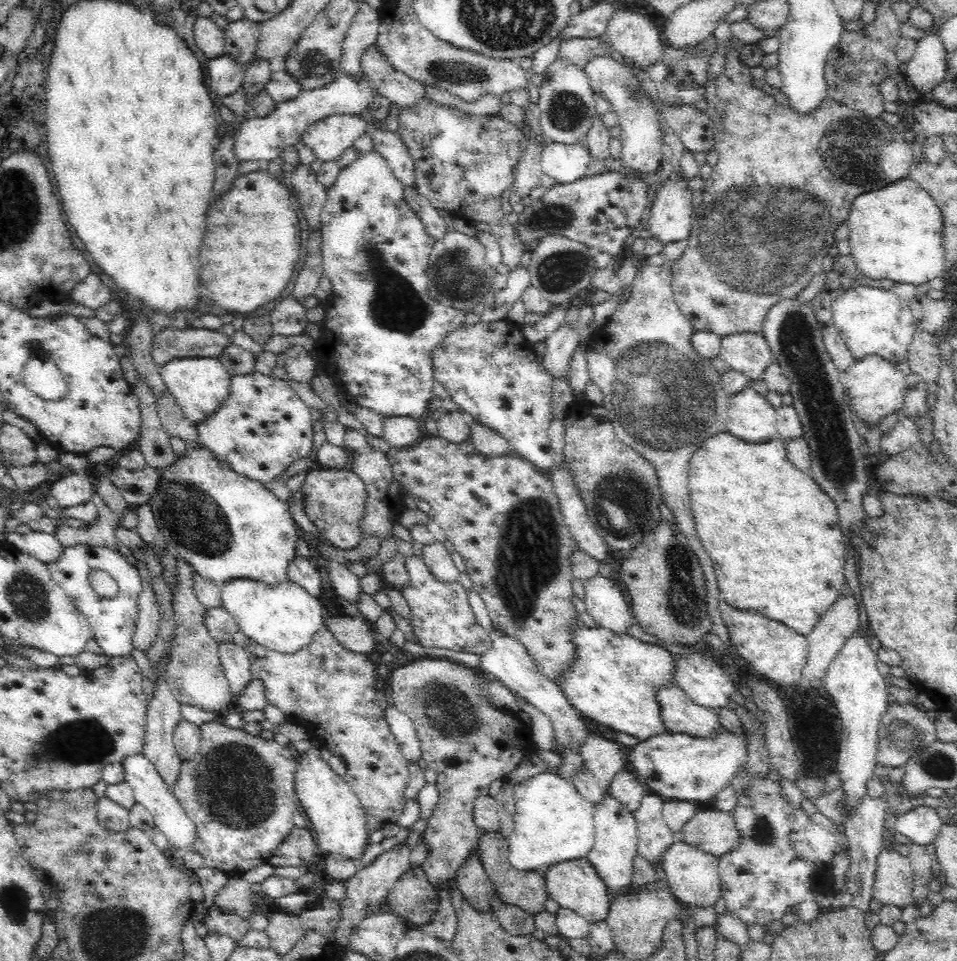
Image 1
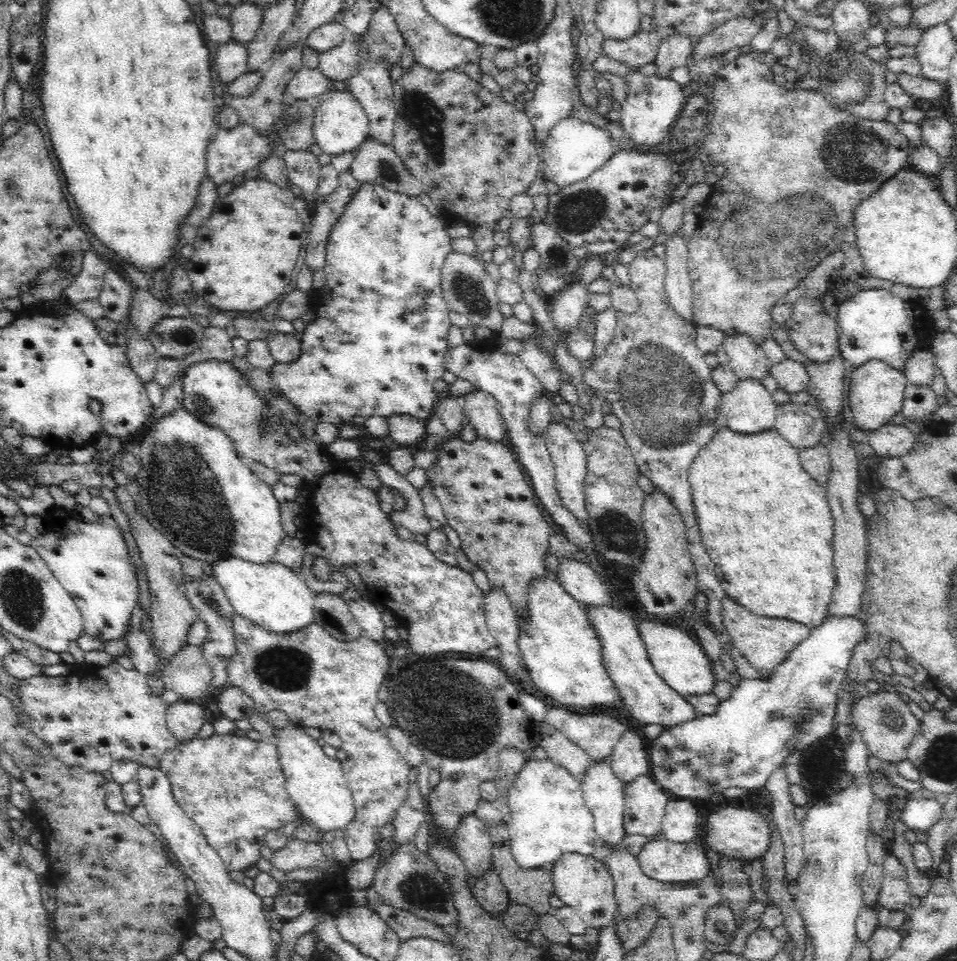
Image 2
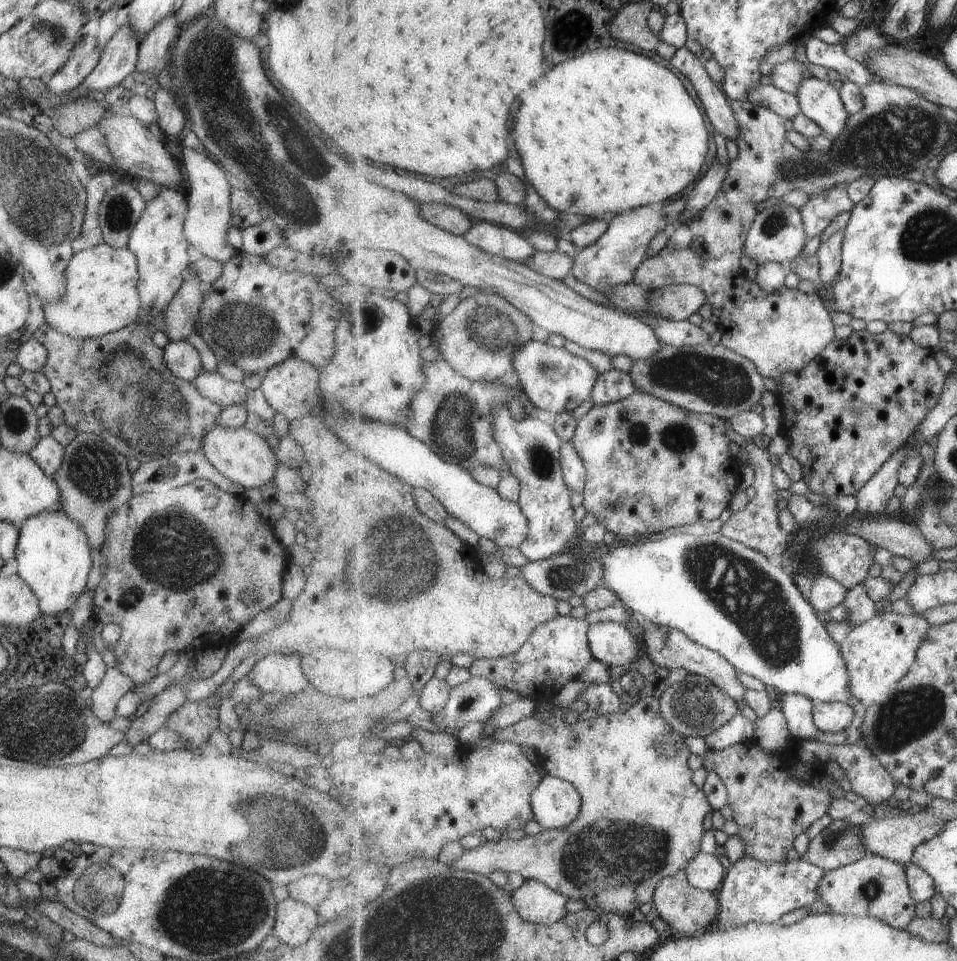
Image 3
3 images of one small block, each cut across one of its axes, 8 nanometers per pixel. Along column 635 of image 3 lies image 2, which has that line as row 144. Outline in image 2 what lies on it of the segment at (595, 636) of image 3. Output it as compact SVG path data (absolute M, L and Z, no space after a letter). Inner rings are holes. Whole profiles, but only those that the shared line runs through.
M629 71L626 77L626 100L622 103L620 123L624 129L624 139L636 142L638 146L656 146L664 138L671 136L671 129L676 122L687 96L672 78L663 78L658 75L644 75Z

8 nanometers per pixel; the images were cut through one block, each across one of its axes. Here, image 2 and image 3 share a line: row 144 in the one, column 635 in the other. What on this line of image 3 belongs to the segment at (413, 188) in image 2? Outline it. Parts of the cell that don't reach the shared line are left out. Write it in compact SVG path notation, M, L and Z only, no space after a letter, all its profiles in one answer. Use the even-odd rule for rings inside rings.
M720 343L676 347L665 345L648 359L632 363L629 370L636 388L675 406L696 413L709 413L725 421L740 412L750 411L761 400L765 377L758 366Z

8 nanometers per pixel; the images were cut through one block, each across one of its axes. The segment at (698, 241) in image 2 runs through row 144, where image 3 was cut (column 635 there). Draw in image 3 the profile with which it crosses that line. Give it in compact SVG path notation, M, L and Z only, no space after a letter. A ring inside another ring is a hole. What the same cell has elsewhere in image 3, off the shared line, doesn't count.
M640 696L633 701L628 710L621 713L605 713L592 719L577 720L575 723L569 724L569 720L561 717L541 718L540 714L533 714L520 720L513 726L496 729L490 737L492 741L500 743L515 743L523 747L533 748L538 752L539 756L545 759L544 769L546 775L562 778L563 780L573 783L582 794L582 807L577 815L577 818L566 826L560 829L545 829L536 835L524 835L519 840L501 839L497 842L487 841L470 850L465 850L463 854L451 862L453 868L479 873L485 876L492 875L495 871L505 871L507 874L511 872L518 873L525 879L537 879L542 881L543 884L548 884L551 888L556 889L557 892L567 895L570 899L584 900L587 906L592 909L600 908L605 913L617 913L622 916L629 917L633 910L641 908L645 902L652 903L654 892L656 891L657 883L664 879L667 875L674 875L676 872L686 868L687 863L697 856L701 850L701 838L705 834L705 816L709 812L713 812L714 808L708 801L708 796L705 794L704 789L699 788L692 779L694 770L689 769L689 754L690 748L688 747L686 737L679 734L672 726L665 720L660 709L661 698L656 696L643 697ZM665 742L675 743L678 748L678 753L674 757L668 757L665 753L661 752L661 744Z

